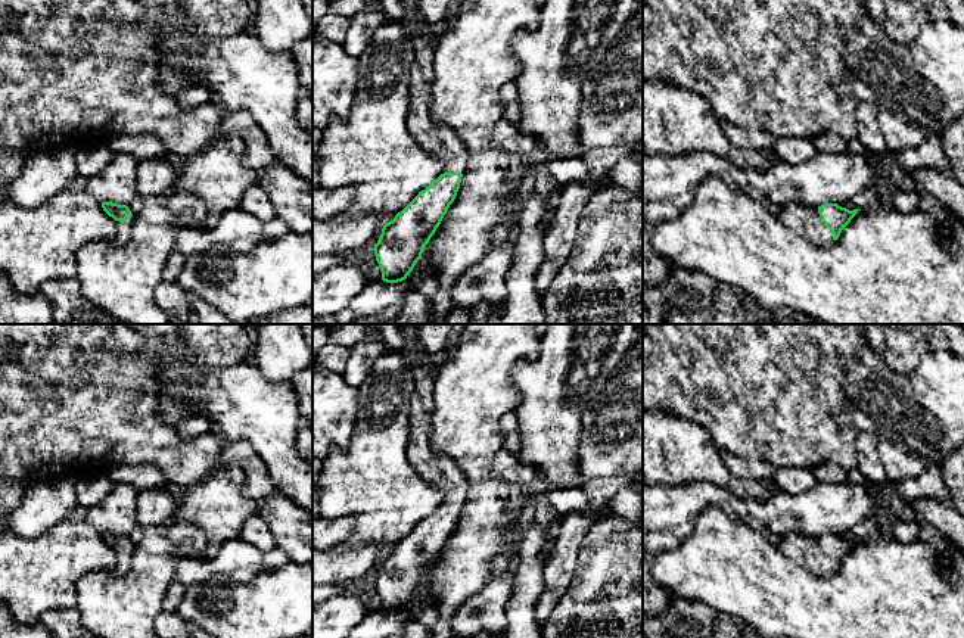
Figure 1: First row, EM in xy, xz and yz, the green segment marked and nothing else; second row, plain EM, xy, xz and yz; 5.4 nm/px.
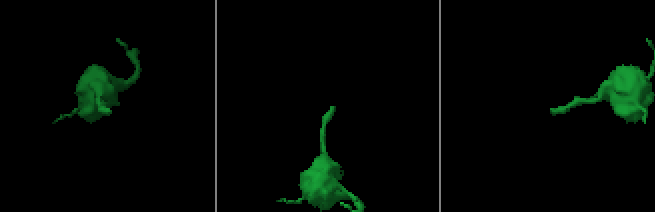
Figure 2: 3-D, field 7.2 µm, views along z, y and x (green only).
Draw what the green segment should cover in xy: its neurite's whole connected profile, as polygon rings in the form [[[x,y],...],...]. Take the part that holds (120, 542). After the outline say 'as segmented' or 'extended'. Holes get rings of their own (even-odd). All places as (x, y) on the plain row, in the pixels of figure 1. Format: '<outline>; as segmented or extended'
[[[102,532],[102,538],[116,551],[116,563],[108,573],[116,578],[124,576],[128,572],[133,558],[133,544],[130,538],[112,532]]]; extended

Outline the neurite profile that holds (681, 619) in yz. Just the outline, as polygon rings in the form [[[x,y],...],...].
[[[671,595],[671,603],[657,616],[647,617],[643,638],[764,638],[740,620],[702,601]]]

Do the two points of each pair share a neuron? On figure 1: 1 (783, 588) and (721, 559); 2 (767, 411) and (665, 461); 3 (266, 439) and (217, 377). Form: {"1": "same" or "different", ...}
{"1": "same", "2": "different", "3": "same"}

